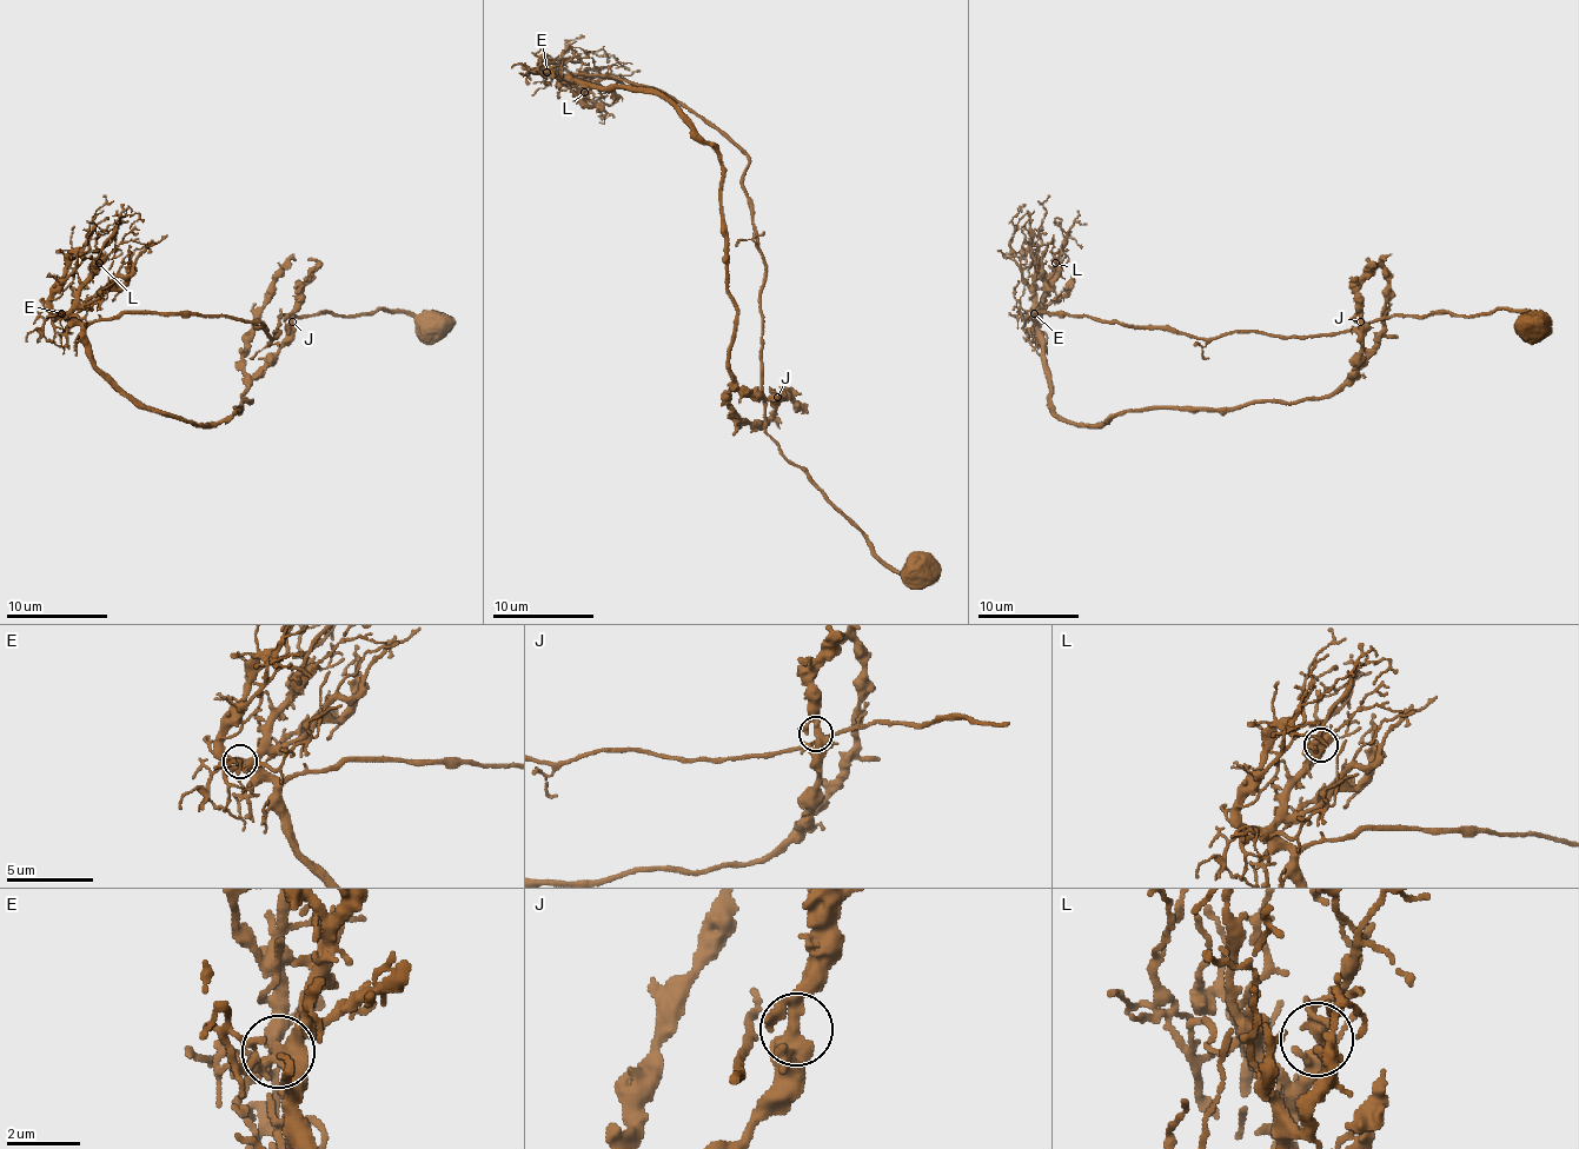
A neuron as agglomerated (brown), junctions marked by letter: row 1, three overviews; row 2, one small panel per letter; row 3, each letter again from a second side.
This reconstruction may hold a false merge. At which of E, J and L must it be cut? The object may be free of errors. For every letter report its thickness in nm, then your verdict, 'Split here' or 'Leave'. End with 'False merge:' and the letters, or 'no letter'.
E: Thickness 360 nm. Leave
J: Thickness 440 nm. Leave
L: Thickness 320 nm. Leave
False merge: no letter

